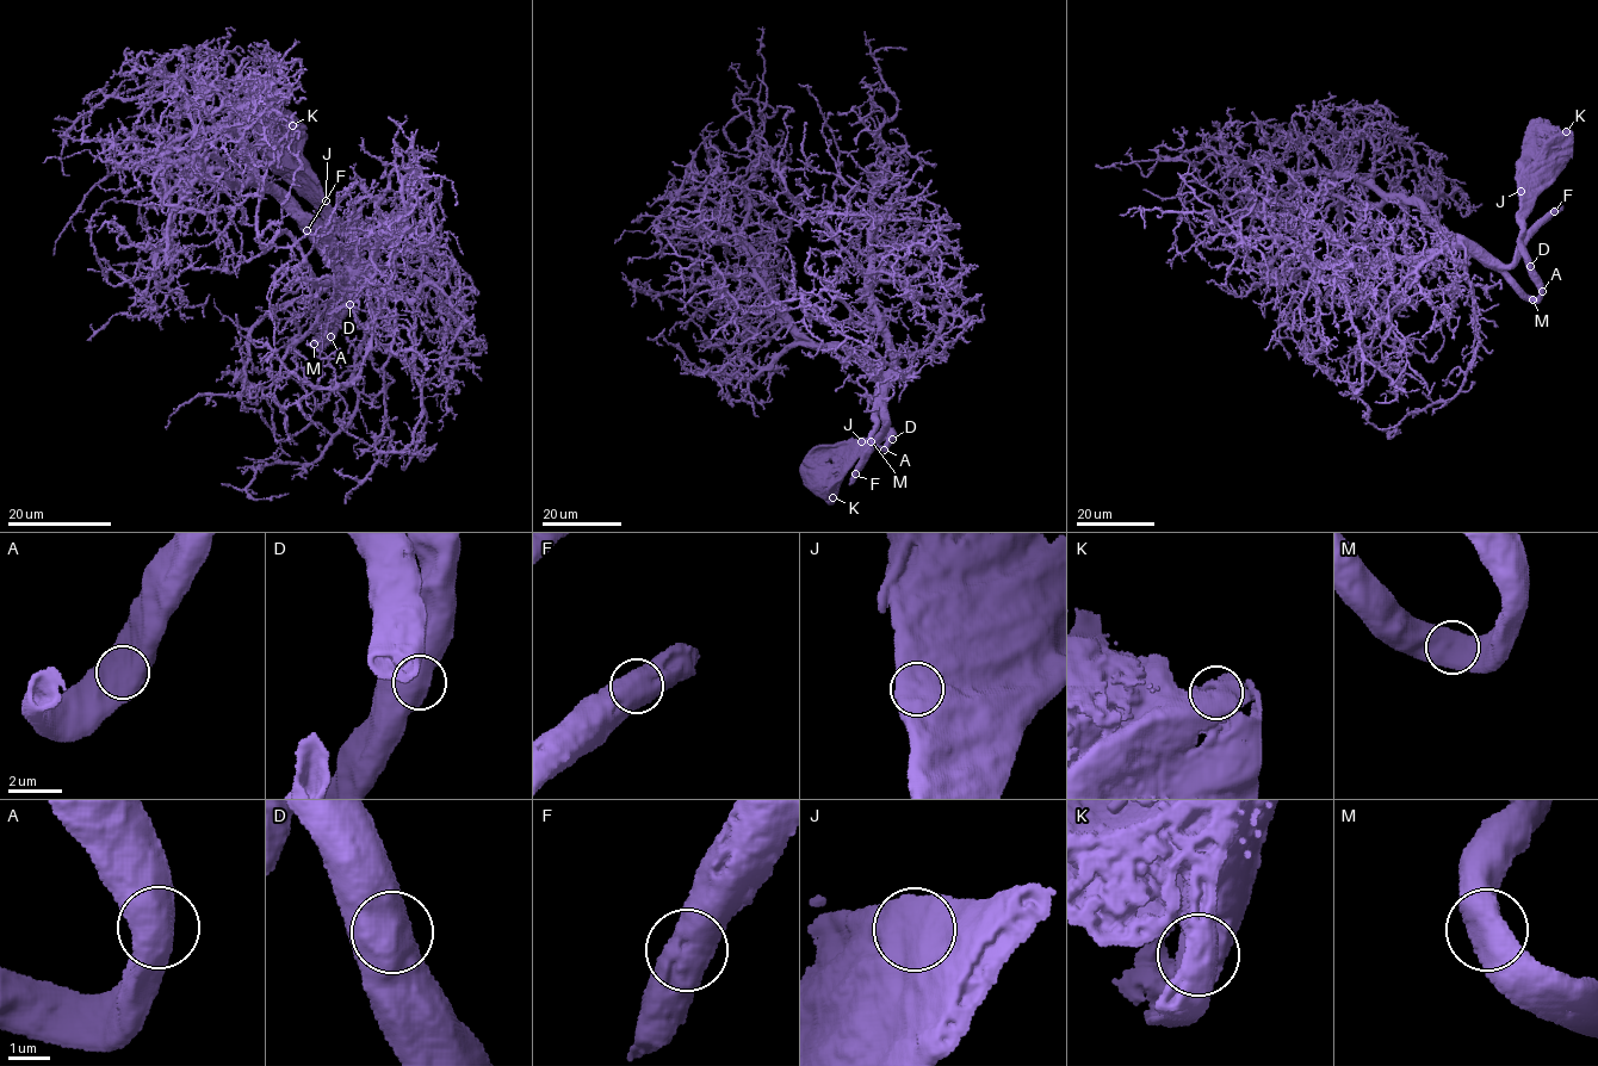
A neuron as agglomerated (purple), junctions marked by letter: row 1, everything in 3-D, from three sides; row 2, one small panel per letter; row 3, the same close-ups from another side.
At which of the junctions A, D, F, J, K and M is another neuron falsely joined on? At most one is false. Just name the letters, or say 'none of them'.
none of them

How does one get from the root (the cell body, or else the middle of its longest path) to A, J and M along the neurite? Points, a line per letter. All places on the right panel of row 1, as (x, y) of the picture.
A: (1543, 143), (1537, 146), (1541, 185), (1522, 223), (1528, 272), (1542, 291)
J: (1543, 143), (1538, 144), (1530, 161), (1531, 177), (1521, 191)
M: (1543, 143), (1537, 146), (1541, 185), (1522, 223), (1527, 267), (1541, 287), (1540, 295), (1533, 299)

